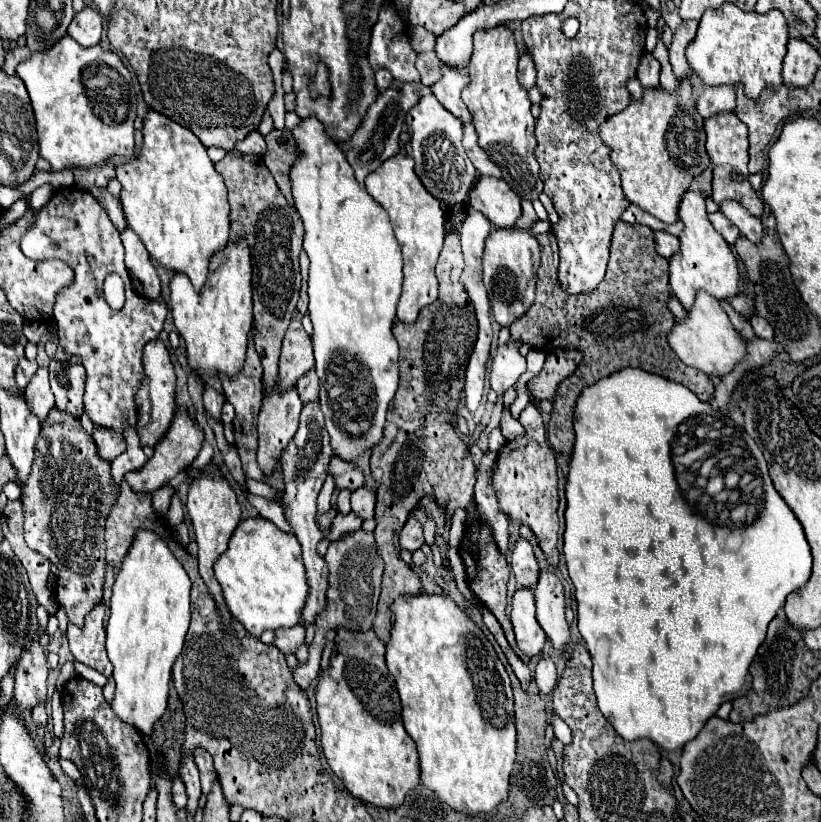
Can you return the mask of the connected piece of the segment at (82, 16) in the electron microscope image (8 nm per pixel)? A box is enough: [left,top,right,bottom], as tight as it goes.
[68,8,102,46]

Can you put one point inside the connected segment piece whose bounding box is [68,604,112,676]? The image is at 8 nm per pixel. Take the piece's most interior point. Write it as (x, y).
(87, 646)

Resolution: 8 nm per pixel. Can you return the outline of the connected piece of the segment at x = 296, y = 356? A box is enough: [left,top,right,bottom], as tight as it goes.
[280,290,314,388]

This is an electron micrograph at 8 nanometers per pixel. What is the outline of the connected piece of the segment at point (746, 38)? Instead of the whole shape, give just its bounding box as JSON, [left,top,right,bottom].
[686,4,788,100]

